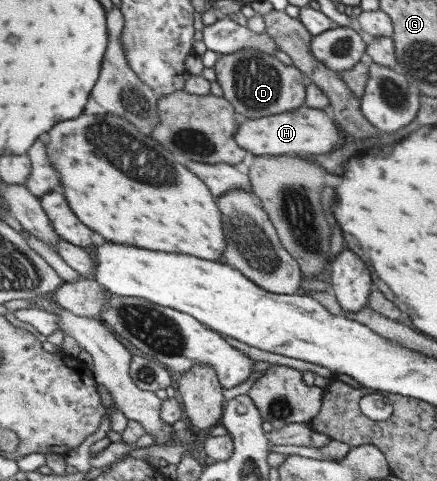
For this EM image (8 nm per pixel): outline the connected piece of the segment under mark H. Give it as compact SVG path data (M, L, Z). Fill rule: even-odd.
M299 106L284 113L244 120L237 124L233 138L238 146L254 156L320 155L334 150L343 133L324 110Z

